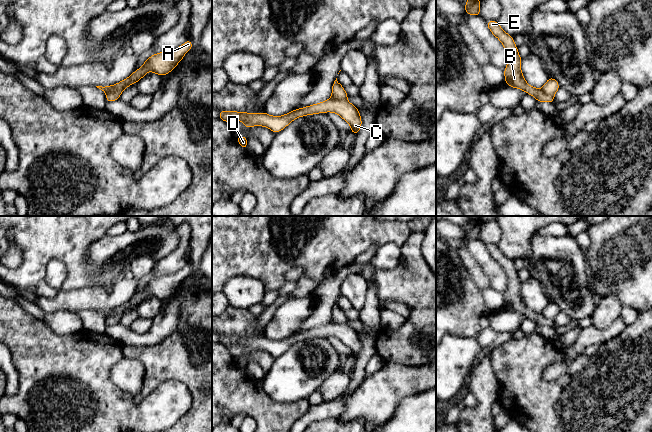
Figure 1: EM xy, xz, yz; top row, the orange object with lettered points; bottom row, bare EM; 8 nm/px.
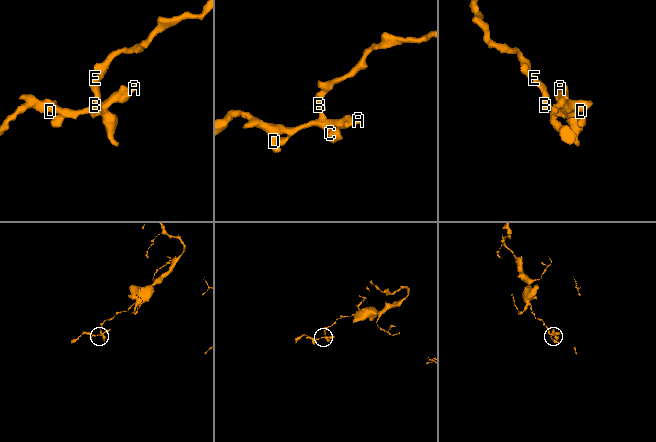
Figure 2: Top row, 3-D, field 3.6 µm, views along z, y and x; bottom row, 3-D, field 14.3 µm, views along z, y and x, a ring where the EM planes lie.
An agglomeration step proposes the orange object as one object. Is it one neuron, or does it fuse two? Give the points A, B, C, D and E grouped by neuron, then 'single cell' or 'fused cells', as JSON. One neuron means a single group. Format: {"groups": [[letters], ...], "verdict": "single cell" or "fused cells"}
{"groups": [["A", "C", "D"], ["B", "E"]], "verdict": "fused cells"}

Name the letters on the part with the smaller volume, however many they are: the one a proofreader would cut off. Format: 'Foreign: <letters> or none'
Foreign: A, C, D

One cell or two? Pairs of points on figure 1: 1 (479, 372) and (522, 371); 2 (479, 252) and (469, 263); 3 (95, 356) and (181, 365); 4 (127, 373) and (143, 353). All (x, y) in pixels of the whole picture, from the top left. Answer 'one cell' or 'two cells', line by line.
1: two cells
2: two cells
3: two cells
4: two cells

